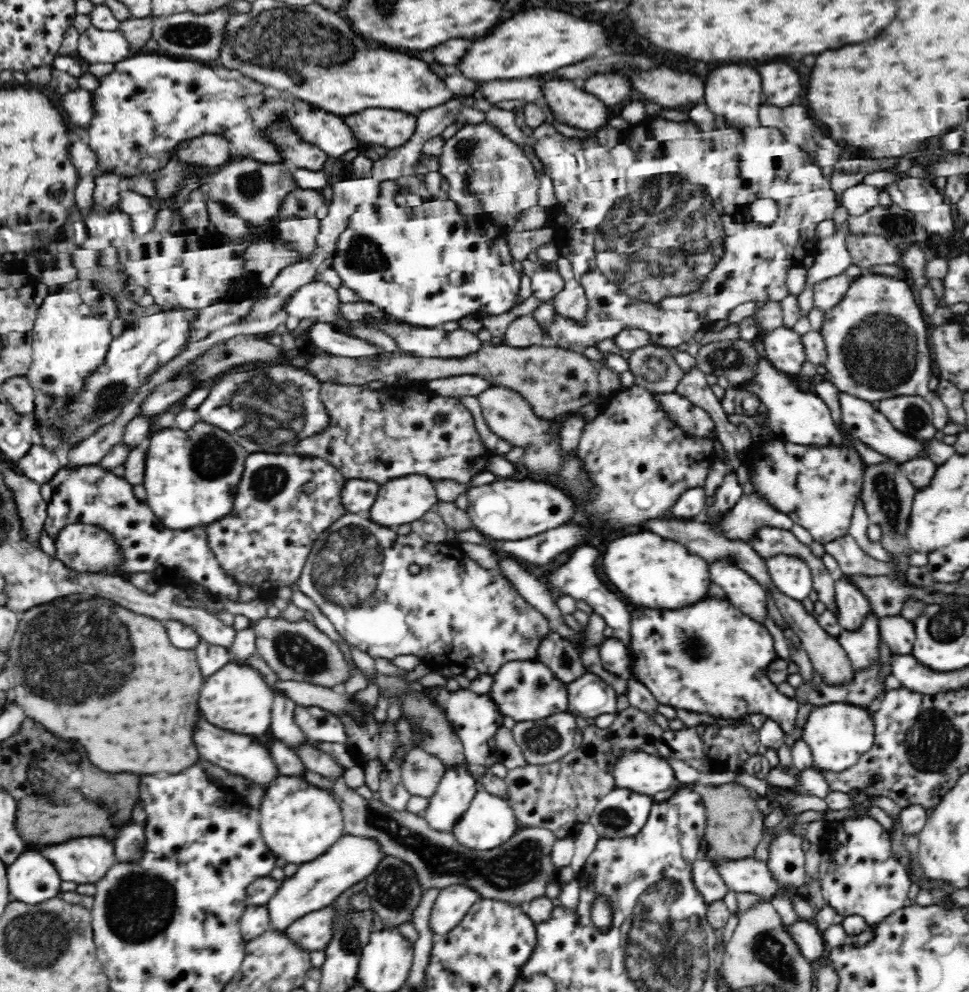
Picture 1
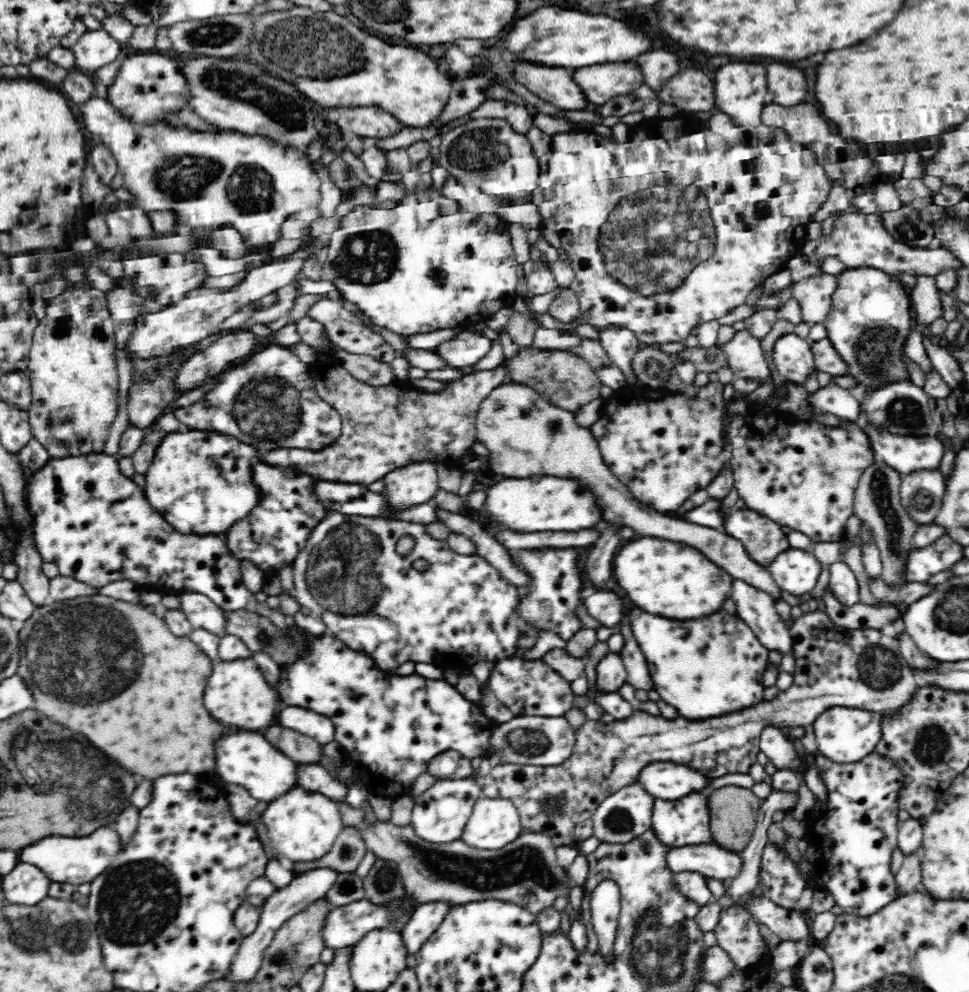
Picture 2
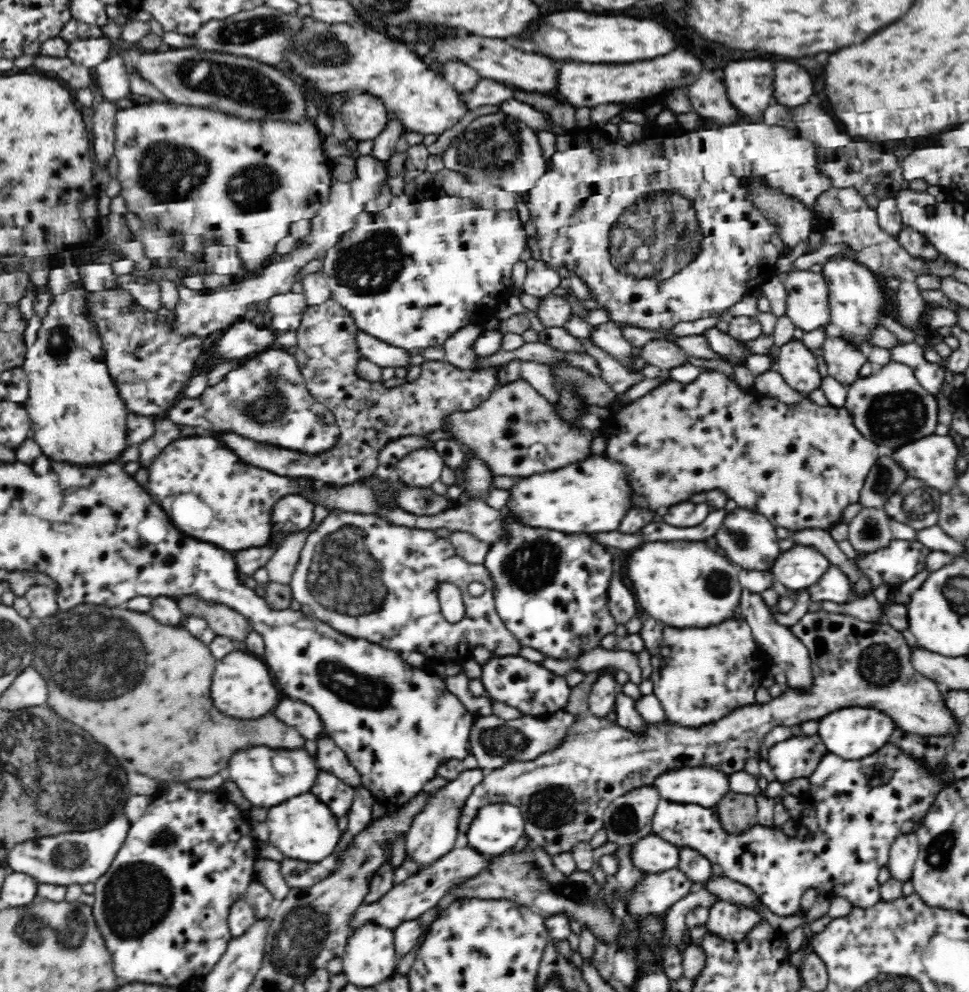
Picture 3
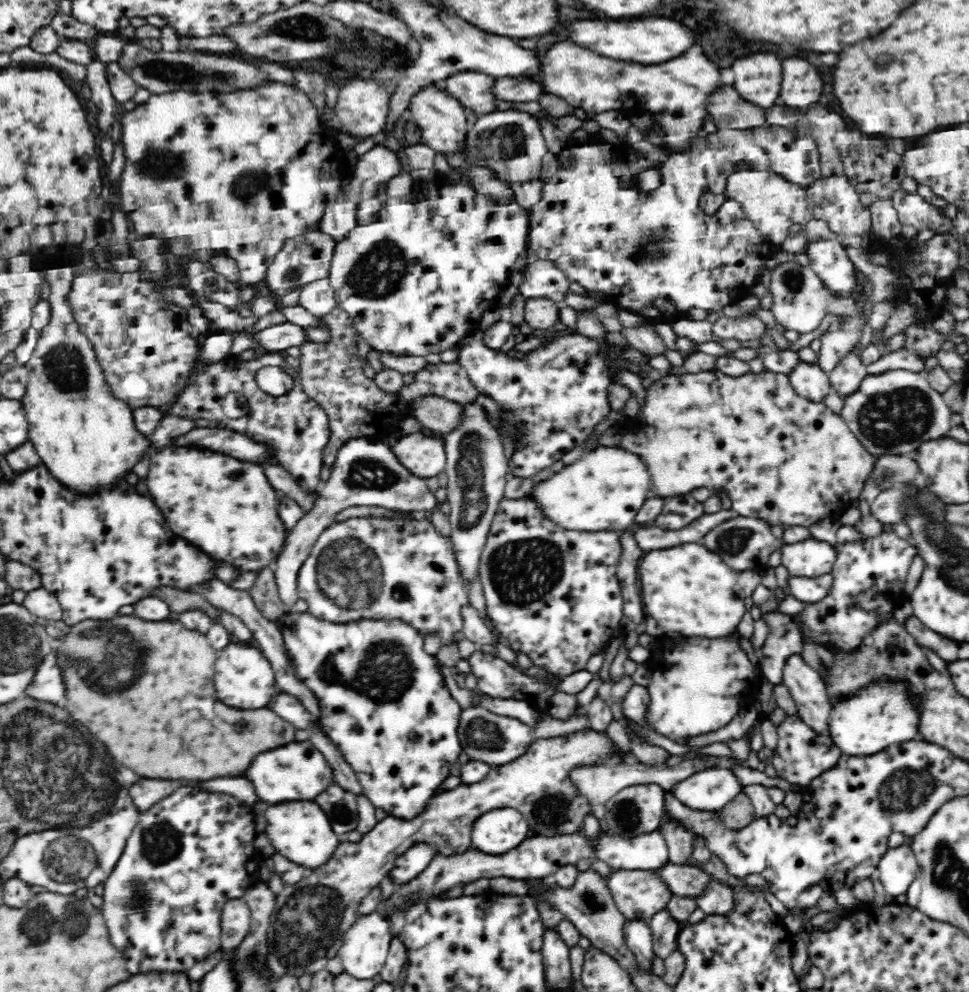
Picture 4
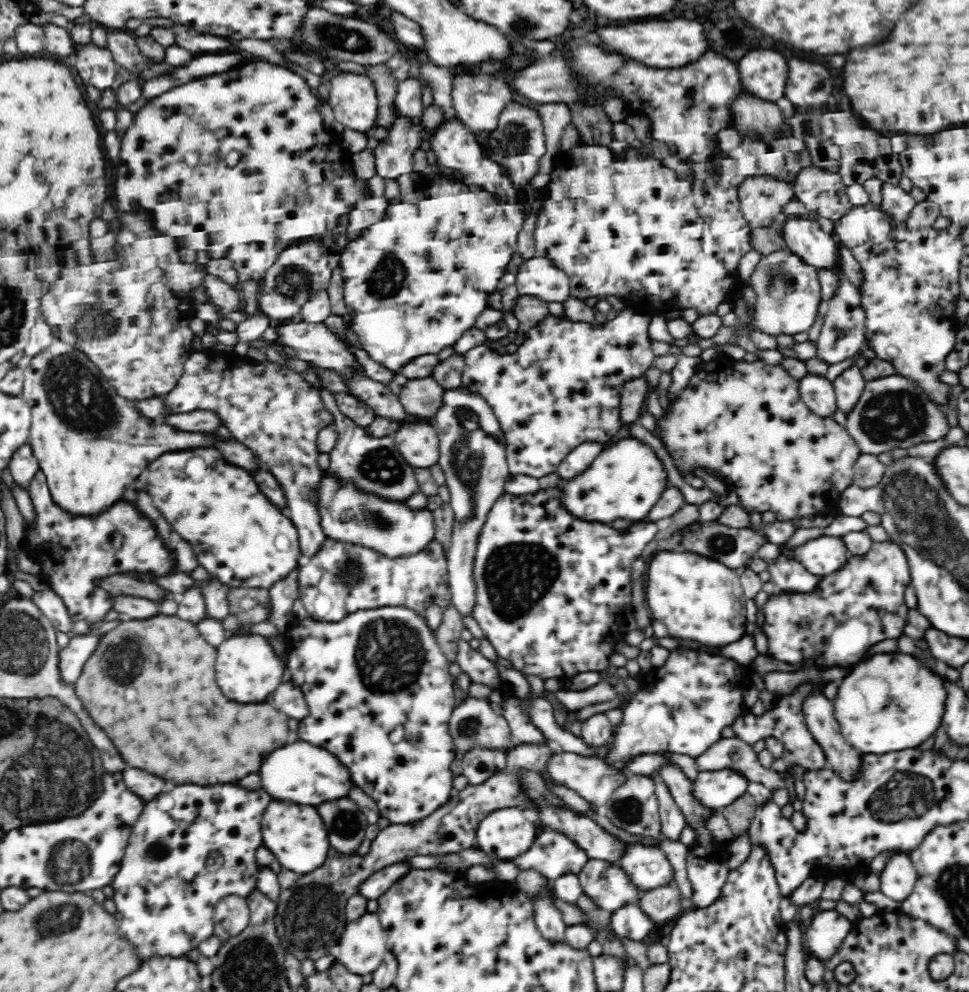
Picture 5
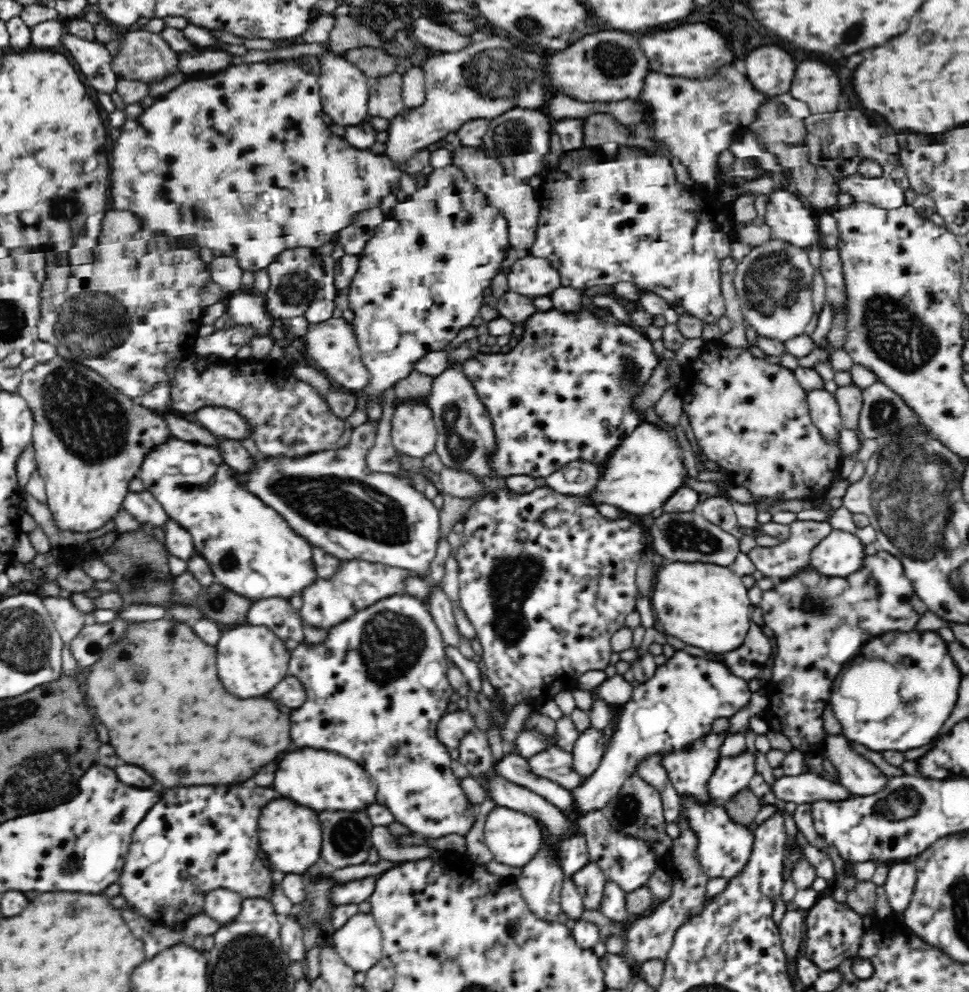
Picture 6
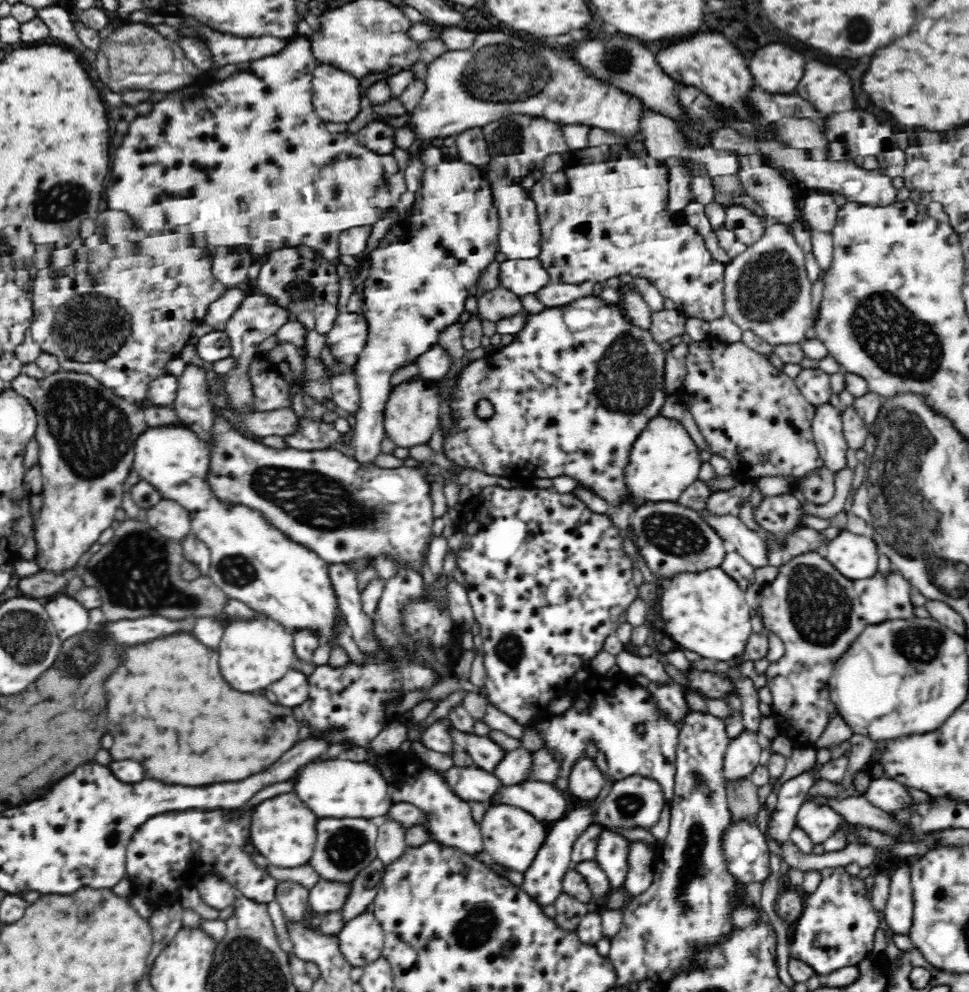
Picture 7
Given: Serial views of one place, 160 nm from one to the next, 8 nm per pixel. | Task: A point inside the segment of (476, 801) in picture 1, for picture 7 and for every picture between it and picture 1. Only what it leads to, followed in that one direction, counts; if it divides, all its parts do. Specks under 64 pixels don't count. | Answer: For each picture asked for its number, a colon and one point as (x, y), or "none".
2: (495, 822)
3: (496, 828)
4: (495, 832)
5: (508, 832)
6: (514, 837)
7: (512, 837)

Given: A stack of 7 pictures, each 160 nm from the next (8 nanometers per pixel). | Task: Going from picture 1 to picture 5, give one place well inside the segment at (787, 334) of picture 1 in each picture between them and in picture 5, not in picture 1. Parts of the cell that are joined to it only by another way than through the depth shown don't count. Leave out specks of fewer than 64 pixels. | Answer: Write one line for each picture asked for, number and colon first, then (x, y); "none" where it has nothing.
2: (793, 356)
3: (796, 363)
4: (808, 379)
5: (817, 392)

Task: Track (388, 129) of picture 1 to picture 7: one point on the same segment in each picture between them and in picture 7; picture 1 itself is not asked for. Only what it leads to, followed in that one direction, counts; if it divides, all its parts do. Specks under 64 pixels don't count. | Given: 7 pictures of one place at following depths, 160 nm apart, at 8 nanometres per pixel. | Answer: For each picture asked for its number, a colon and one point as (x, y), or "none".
2: (369, 123)
3: (368, 117)
4: (362, 106)
5: (352, 96)
6: (344, 89)
7: (335, 95)

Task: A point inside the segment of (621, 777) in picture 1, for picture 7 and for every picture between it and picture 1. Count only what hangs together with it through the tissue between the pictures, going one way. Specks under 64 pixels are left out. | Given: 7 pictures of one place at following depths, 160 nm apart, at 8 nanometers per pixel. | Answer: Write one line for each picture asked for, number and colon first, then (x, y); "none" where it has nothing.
2: (665, 780)
3: (705, 786)
4: (712, 789)
5: (717, 789)
6: (732, 773)
7: (742, 755)

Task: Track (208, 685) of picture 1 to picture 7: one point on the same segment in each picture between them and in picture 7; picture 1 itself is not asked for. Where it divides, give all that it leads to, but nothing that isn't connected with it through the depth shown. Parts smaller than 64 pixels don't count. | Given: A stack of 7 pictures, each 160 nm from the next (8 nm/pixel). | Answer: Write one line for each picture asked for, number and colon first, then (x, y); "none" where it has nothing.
2: (238, 694)
3: (243, 686)
4: (244, 678)
5: (248, 669)
6: (251, 659)
7: (254, 653)

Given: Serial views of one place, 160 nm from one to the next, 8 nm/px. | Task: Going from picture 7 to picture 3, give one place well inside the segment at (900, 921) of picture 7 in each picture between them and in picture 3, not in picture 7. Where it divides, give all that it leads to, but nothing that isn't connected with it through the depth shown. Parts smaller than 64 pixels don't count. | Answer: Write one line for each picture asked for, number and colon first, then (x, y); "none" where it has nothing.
3: (904, 852)
4: (898, 868)
5: (899, 876)
6: (900, 884)

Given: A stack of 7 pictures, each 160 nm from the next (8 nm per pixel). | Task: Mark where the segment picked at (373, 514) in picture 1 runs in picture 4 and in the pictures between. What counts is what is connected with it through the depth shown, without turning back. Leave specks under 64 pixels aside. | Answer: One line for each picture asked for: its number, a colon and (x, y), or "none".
2: (417, 482)
3: (422, 466)
4: (423, 455)

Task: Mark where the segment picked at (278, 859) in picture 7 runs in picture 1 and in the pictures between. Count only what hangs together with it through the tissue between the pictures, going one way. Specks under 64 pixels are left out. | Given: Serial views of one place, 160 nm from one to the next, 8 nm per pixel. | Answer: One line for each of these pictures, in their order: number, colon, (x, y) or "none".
1: (300, 822)
2: (302, 826)
3: (302, 828)
4: (300, 831)
5: (296, 836)
6: (290, 835)

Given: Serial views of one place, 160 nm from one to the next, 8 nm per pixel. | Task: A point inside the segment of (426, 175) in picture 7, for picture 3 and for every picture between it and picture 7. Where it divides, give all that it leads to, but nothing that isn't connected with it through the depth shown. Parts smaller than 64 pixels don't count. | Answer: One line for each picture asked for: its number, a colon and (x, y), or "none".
3: (412, 275)
4: (416, 281)
5: (417, 280)
6: (421, 278)

